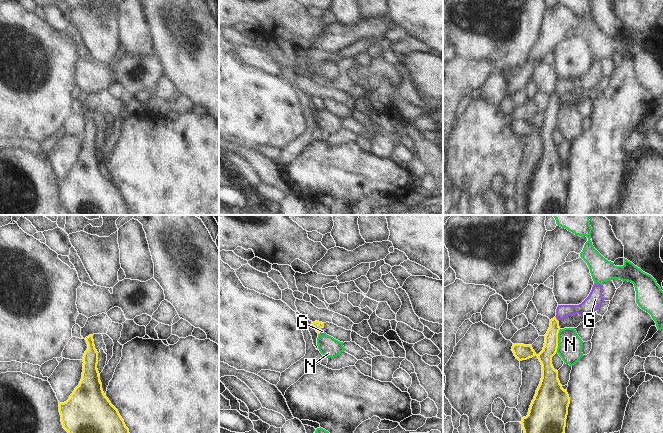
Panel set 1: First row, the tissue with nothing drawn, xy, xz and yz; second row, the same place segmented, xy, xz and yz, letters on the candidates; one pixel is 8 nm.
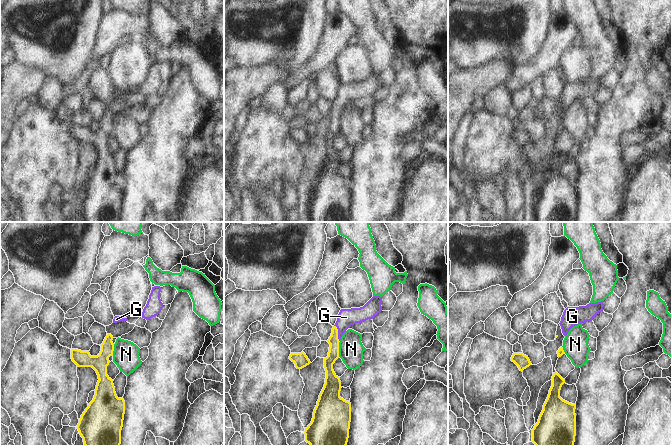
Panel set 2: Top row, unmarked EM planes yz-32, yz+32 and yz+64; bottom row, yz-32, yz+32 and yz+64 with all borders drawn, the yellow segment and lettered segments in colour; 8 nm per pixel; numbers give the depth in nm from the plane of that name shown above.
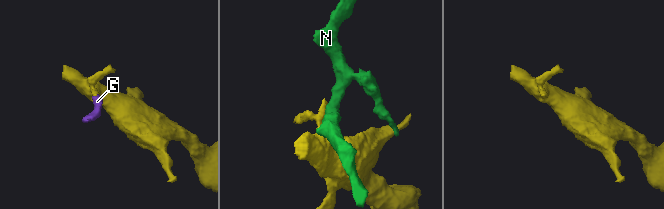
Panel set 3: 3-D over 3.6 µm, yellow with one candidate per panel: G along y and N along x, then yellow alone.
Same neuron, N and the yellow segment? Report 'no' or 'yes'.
no

